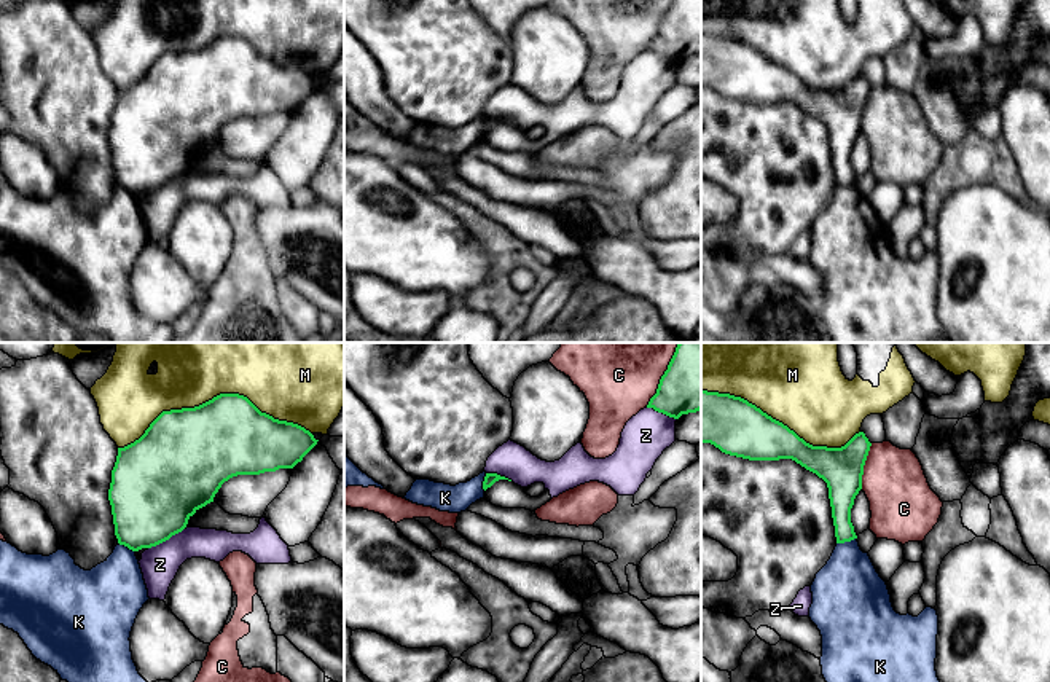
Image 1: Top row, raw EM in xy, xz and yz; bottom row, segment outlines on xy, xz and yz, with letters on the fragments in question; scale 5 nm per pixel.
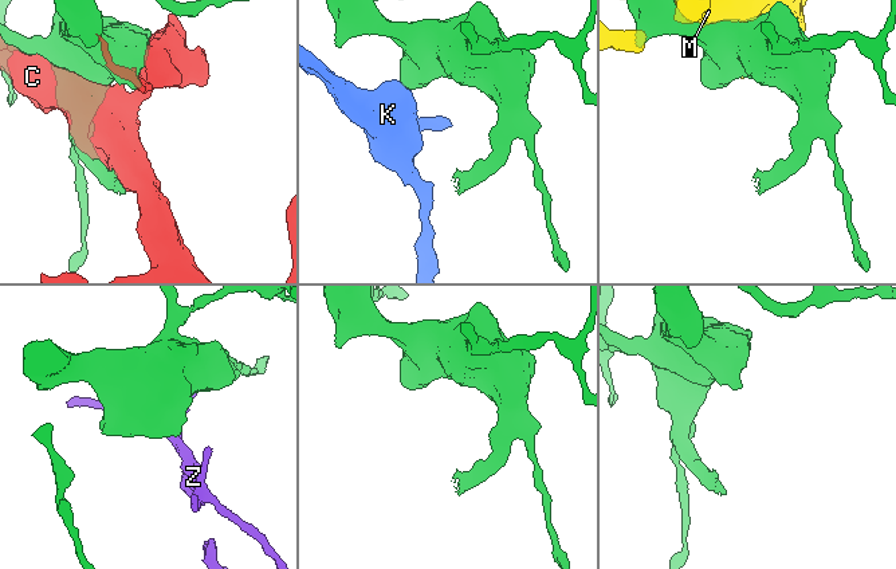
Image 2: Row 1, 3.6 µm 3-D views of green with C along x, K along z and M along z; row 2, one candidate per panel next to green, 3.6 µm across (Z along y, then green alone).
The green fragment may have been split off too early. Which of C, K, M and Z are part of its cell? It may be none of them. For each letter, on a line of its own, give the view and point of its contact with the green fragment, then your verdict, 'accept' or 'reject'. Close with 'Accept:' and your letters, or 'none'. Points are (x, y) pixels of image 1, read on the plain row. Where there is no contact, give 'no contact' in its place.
C: xz (660, 26) | reject
K: yz (846, 184) | reject
M: xy (214, 40) | reject
Z: xy (166, 182) | reject
Accept: none

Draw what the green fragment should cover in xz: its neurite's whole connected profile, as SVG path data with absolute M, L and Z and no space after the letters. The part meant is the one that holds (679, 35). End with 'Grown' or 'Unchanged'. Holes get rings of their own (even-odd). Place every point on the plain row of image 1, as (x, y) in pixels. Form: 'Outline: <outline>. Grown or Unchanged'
Outline: M672 0L647 51L669 61L701 53L701 0Z. Unchanged

